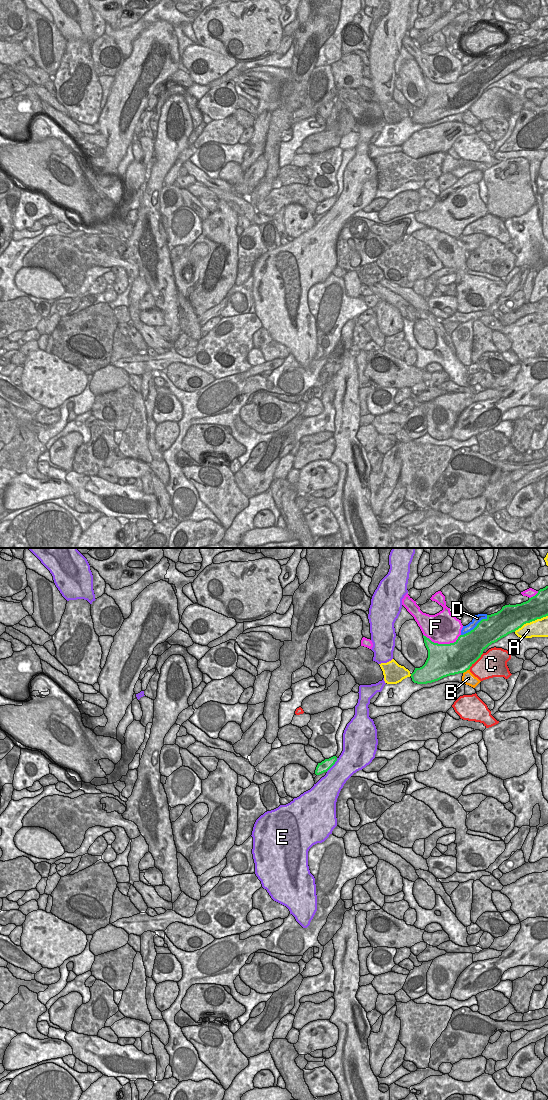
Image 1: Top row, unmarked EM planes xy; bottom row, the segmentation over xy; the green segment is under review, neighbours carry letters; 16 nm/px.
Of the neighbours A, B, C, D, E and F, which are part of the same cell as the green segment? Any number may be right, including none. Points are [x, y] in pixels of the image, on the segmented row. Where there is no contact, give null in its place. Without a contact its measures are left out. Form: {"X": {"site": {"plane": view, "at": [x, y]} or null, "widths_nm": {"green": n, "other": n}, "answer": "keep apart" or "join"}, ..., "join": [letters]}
{"A": {"site": {"plane": "xy", "at": [530, 621]}, "widths_nm": {"green": 360, "other": 280}, "answer": "keep apart"}, "B": {"site": {"plane": "xy", "at": [465, 671]}, "widths_nm": {"green": 480, "other": 200}, "answer": "keep apart"}, "C": {"site": {"plane": "xy", "at": [476, 660]}, "widths_nm": {"green": 480, "other": 420}, "answer": "keep apart"}, "D": {"site": {"plane": "xy", "at": [475, 627]}, "widths_nm": {"green": 400, "other": 130}, "answer": "keep apart"}, "E": {"site": {"plane": "xy", "at": [332, 765]}, "widths_nm": {"green": 180, "other": 360}, "answer": "keep apart"}, "F": {"site": {"plane": "xy", "at": [442, 644]}, "widths_nm": {"green": 500, "other": 480}, "answer": "keep apart"}, "join": []}

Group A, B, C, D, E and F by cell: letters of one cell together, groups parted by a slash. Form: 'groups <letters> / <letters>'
groups A / B / C / D / E / F

